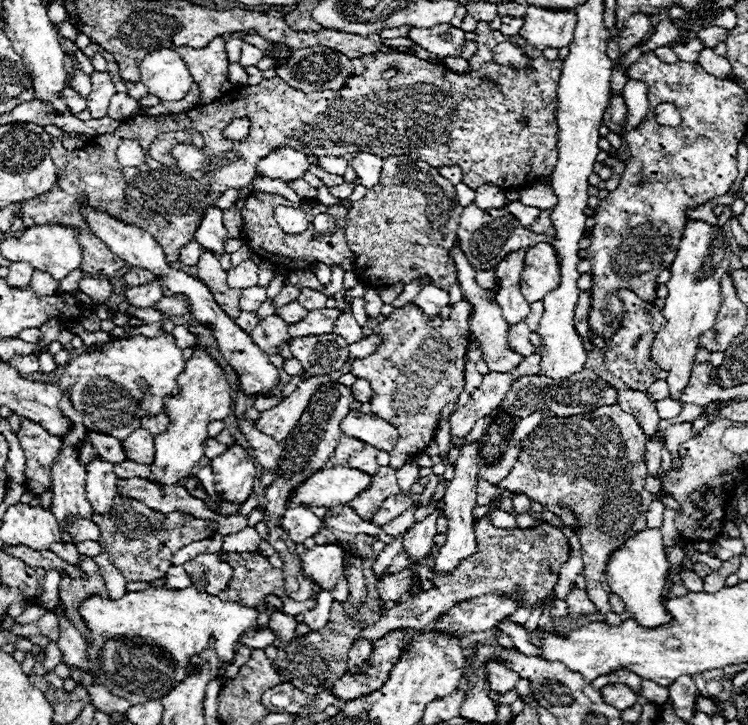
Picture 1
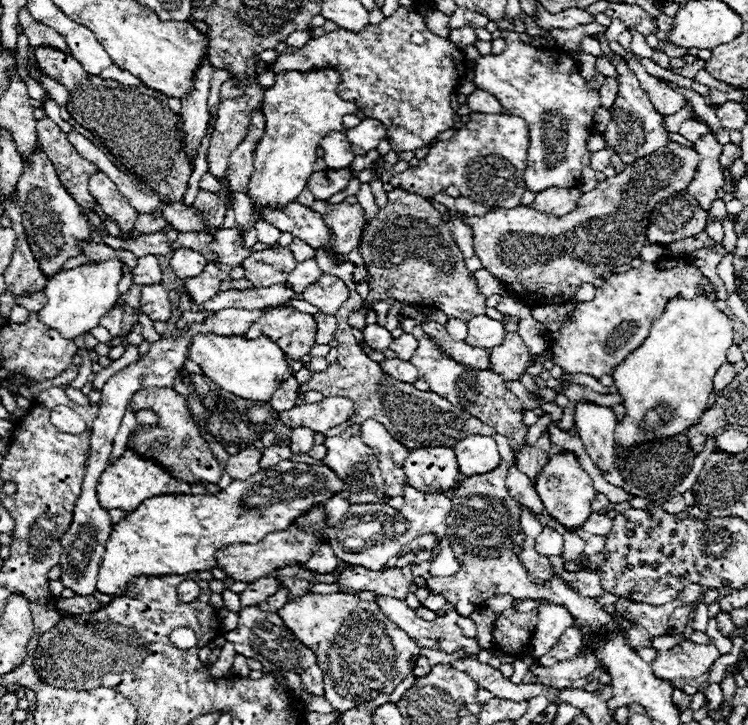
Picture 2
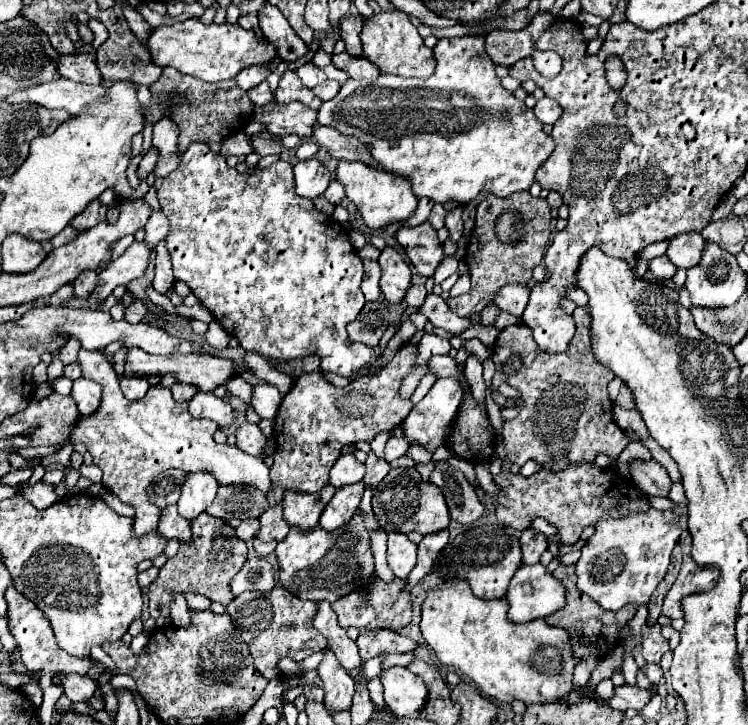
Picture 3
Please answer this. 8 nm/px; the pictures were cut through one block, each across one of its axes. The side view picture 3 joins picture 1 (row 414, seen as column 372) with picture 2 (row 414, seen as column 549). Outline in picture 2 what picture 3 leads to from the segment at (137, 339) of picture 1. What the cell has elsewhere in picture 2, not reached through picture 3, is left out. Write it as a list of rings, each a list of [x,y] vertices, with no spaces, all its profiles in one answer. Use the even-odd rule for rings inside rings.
[[[140,410],[140,412],[136,412],[136,422],[140,428],[154,426],[158,422],[158,416],[152,410]]]

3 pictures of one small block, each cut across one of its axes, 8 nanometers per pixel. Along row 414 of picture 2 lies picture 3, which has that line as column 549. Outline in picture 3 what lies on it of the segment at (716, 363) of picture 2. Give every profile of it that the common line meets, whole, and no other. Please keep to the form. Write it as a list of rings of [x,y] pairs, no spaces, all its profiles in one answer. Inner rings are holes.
[[[450,578],[426,594],[422,604],[420,630],[426,644],[436,652],[438,660],[458,674],[472,678],[472,682],[492,700],[510,704],[512,700],[522,700],[524,704],[554,702],[572,692],[572,672],[574,656],[570,648],[570,638],[564,628],[548,626],[544,620],[532,620],[526,624],[516,624],[508,620],[508,602],[502,600],[480,600],[472,594],[468,582]]]

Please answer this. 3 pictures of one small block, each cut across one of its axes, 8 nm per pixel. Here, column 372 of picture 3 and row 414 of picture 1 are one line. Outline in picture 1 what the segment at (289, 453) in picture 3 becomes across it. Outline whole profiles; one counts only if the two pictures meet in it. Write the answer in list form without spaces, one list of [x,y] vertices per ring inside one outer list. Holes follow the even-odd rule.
[[[462,300],[462,322],[444,322],[440,316],[422,316],[414,304],[398,308],[394,316],[376,326],[386,340],[378,350],[352,364],[352,374],[370,382],[372,414],[394,424],[400,440],[392,452],[392,468],[398,470],[414,454],[420,454],[434,438],[438,414],[444,404],[458,400],[464,390],[464,362],[470,342],[470,304]]]

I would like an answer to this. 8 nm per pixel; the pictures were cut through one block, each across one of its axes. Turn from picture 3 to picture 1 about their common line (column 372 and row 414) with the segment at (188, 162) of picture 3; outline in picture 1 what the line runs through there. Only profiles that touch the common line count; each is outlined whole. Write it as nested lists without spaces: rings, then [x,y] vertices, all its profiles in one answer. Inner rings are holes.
[[[352,410],[340,424],[342,434],[350,438],[358,438],[364,444],[374,446],[382,452],[392,452],[398,442],[398,430],[388,424],[386,420],[380,420],[374,414],[362,414],[358,410]]]

